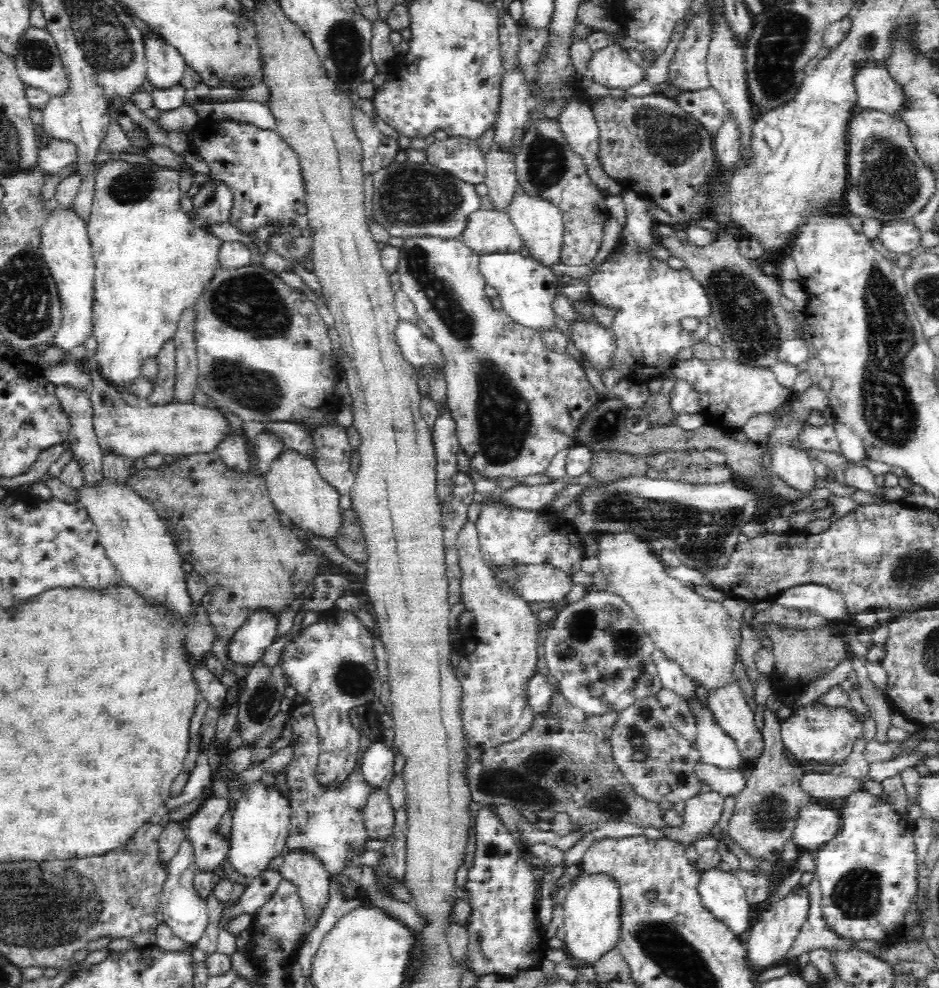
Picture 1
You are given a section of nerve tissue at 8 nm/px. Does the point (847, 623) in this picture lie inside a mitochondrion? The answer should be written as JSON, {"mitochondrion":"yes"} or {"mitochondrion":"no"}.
{"mitochondrion":"no"}

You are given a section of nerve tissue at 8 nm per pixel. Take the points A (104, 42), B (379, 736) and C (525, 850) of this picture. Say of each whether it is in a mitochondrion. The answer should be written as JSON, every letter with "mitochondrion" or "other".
{"A":"mitochondrion","B":"other","C":"other"}

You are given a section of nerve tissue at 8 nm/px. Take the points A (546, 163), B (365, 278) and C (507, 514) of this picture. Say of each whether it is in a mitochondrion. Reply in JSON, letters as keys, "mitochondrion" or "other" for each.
{"A":"mitochondrion","B":"other","C":"other"}

